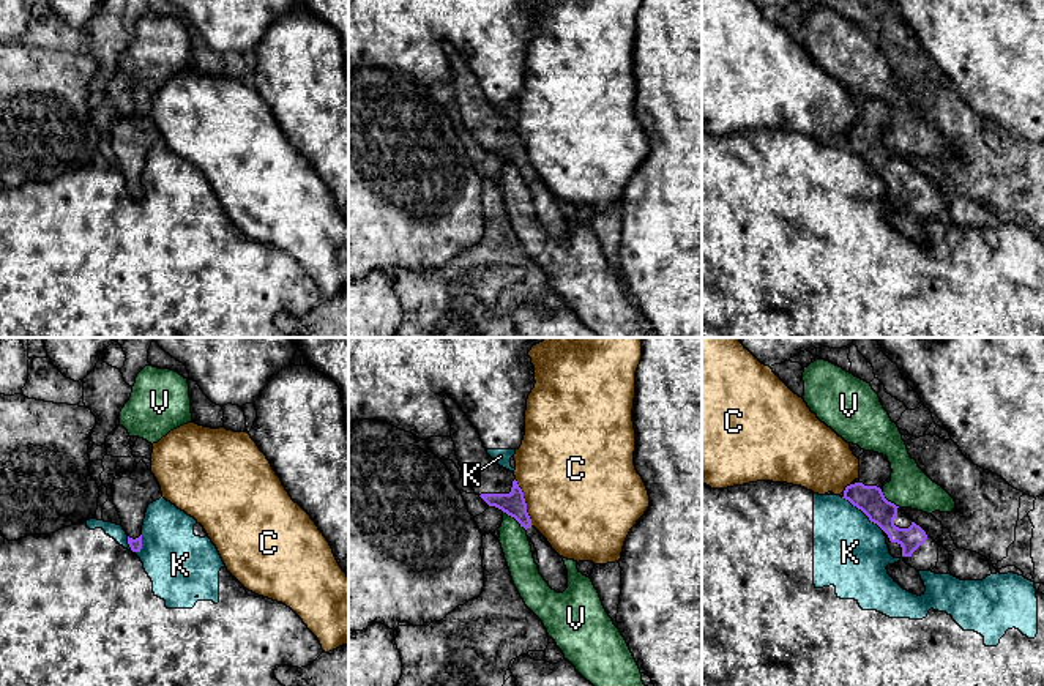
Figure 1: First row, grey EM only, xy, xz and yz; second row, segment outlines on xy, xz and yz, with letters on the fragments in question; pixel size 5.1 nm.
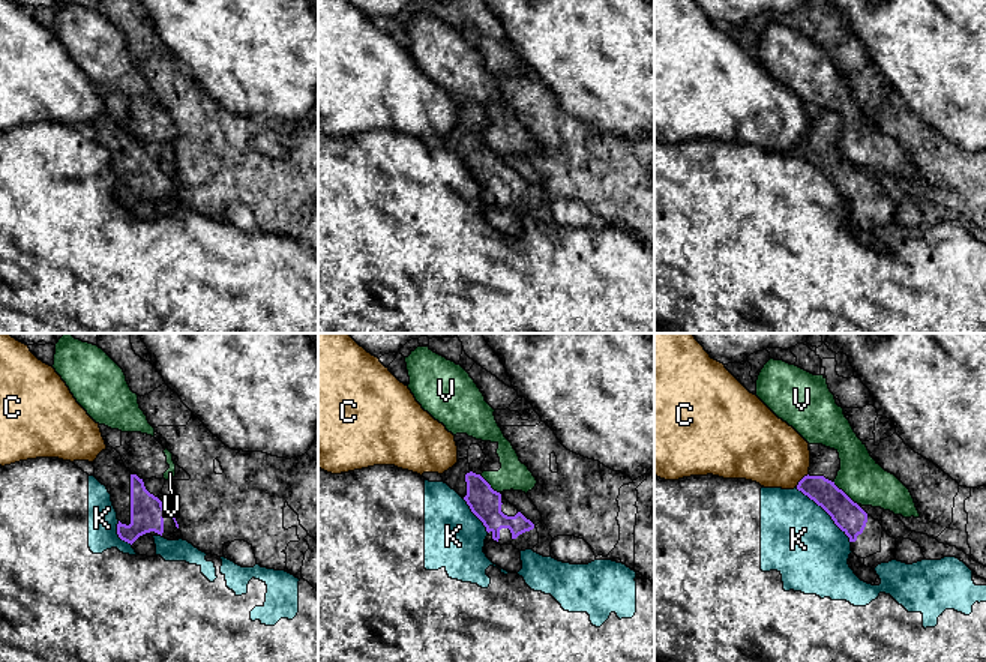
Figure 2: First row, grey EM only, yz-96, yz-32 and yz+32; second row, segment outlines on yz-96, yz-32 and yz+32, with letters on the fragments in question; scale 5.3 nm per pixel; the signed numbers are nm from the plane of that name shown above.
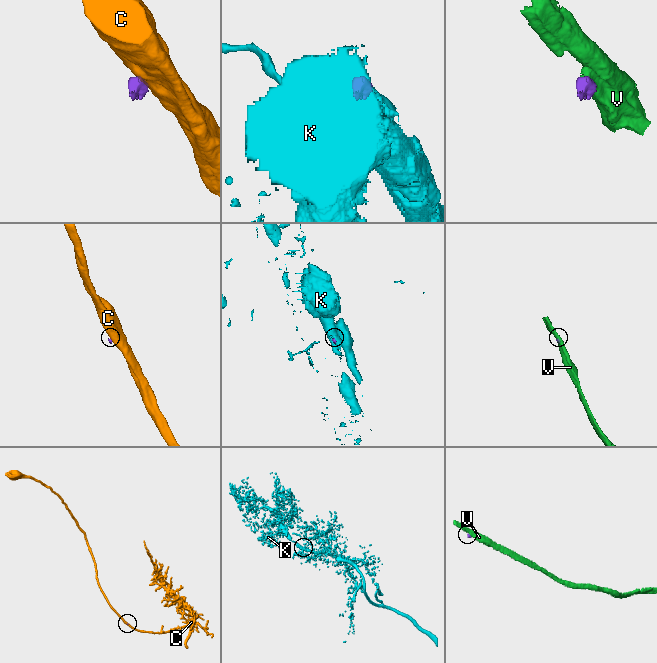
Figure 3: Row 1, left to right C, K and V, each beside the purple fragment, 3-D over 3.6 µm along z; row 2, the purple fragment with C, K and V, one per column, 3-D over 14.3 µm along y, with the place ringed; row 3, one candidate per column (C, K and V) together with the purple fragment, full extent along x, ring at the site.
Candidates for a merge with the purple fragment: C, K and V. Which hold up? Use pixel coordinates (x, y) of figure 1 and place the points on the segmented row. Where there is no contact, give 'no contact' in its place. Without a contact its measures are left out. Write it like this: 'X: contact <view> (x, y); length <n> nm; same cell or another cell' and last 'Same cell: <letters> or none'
C: contact xz (522, 495); length 170 nm; another cell
K: contact yz (863, 511); length 280 nm; another cell
V: contact xz (514, 518); length 160 nm; another cell
Same cell: none

